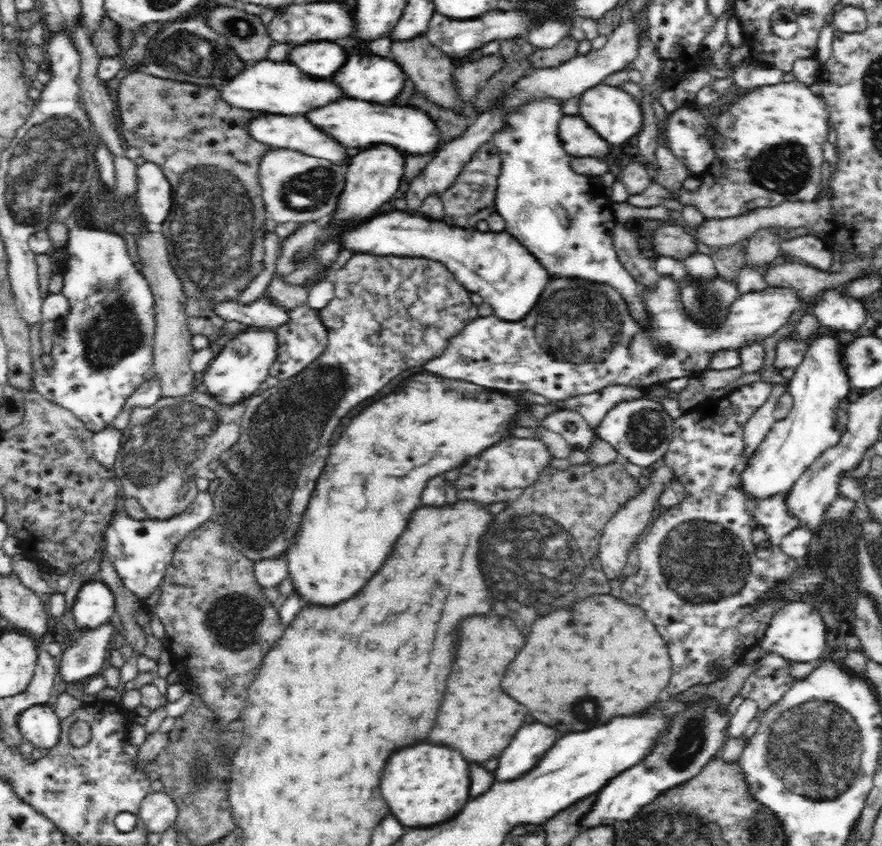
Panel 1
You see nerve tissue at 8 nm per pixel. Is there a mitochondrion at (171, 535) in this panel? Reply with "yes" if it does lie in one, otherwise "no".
no

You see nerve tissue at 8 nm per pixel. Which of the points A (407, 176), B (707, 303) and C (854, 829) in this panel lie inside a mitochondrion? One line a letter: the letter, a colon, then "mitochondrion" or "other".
A: other
B: mitochondrion
C: other

